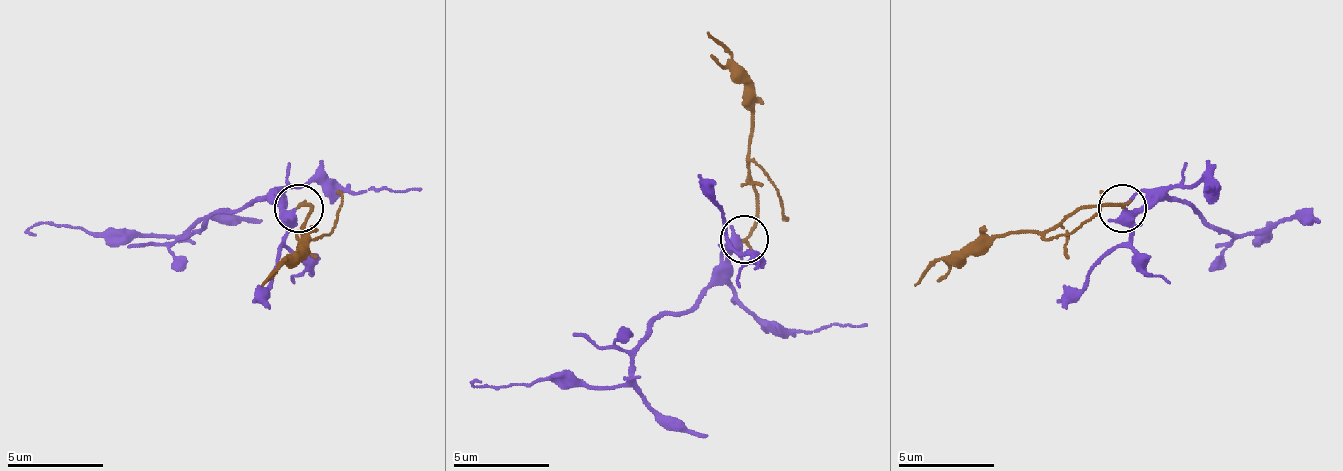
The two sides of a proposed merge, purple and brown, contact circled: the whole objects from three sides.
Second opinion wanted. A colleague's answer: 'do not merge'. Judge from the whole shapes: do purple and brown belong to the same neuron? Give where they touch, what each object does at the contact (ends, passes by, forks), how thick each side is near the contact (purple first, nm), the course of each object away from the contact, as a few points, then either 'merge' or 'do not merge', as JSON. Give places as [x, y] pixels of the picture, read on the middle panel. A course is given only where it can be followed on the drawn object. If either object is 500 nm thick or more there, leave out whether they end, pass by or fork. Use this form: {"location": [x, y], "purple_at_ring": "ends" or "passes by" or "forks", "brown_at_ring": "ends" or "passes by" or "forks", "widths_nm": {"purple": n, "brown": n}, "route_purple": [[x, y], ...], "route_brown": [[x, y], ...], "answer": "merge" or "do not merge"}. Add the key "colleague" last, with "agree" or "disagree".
{"location": [744, 239], "purple_at_ring": "passes by", "brown_at_ring": "ends", "widths_nm": {"purple": 380, "brown": 190}, "route_purple": [[740, 241], [731, 265], [682, 313], [663, 313], [644, 332], [634, 371], [620, 385], [470, 380]], "route_brown": [[745, 241], [755, 197], [750, 159], [750, 91], [731, 53], [707, 33]], "answer": "merge", "colleague": "disagree"}

